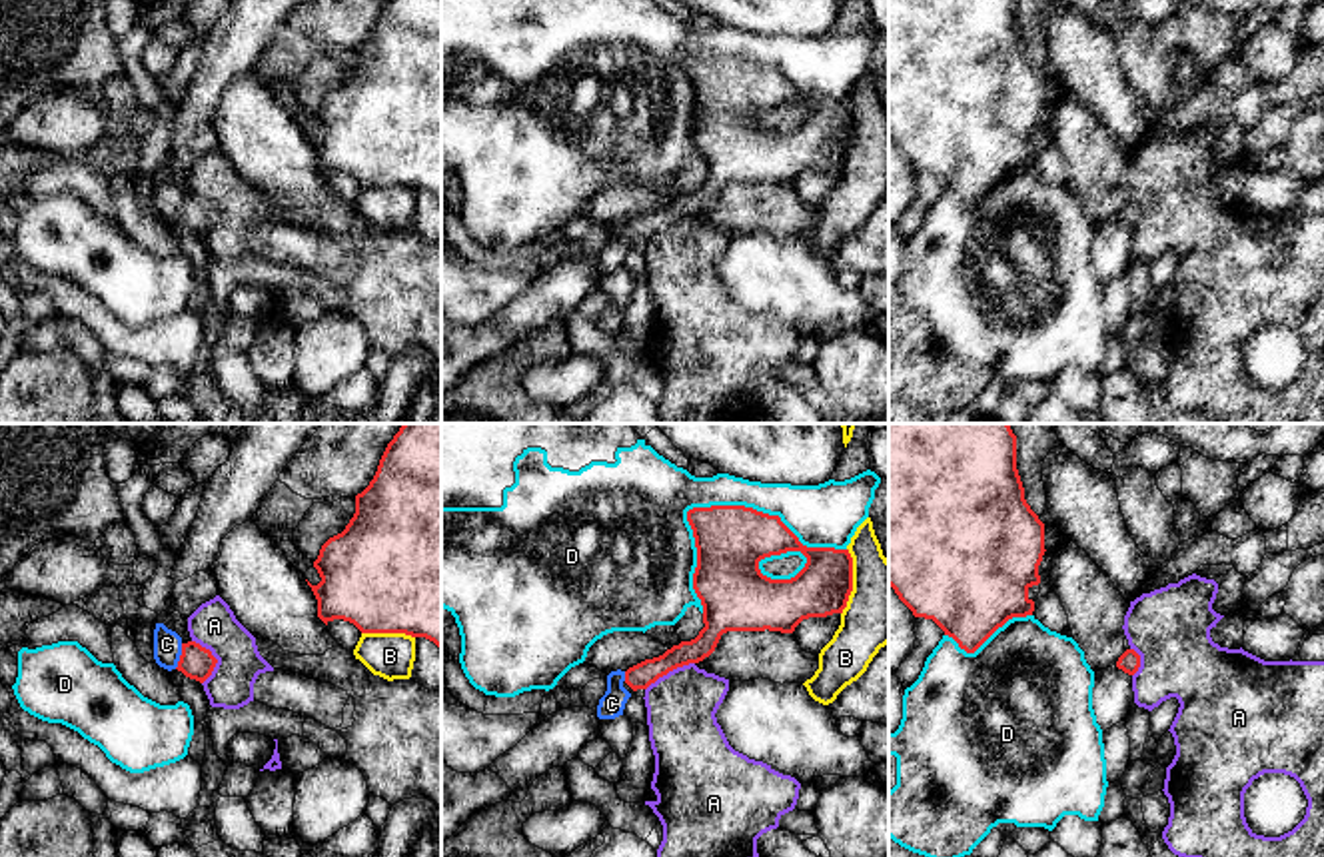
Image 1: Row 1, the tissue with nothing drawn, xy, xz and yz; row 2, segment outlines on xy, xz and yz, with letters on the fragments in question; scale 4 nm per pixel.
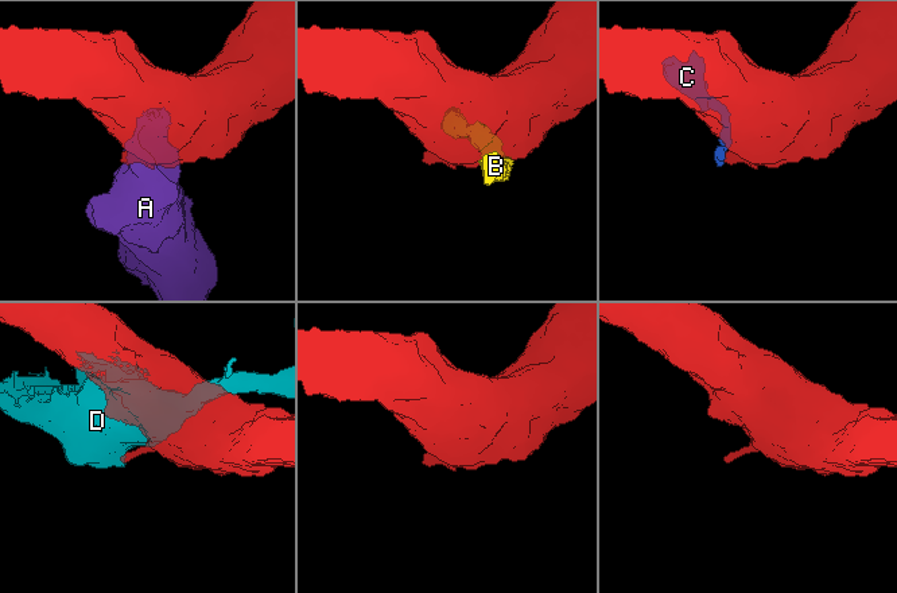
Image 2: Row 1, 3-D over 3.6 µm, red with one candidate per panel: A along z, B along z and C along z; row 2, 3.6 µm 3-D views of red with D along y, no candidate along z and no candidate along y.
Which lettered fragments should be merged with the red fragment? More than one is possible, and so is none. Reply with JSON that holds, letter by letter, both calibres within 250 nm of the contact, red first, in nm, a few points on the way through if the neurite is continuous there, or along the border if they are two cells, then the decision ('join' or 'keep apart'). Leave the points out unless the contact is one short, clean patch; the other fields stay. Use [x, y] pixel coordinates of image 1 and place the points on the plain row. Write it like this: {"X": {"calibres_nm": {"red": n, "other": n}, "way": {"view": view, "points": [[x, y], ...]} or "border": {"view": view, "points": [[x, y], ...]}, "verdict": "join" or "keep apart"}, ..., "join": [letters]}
{"A": {"calibres_nm": {"red": 140, "other": 190}, "border": {"view": "xy", "points": [[192, 192], [204, 198], [216, 212], [212, 226], [202, 236]]}, "verdict": "keep apart"}, "B": {"calibres_nm": {"red": 220, "other": 300}, "verdict": "keep apart"}, "C": {"calibres_nm": {"red": 140, "other": 110}, "border": {"view": "xy", "points": [[182, 196], [182, 206], [174, 220]]}, "verdict": "keep apart"}, "D": {"calibres_nm": {"red": 280, "other": 260}, "verdict": "keep apart"}, "join": []}

